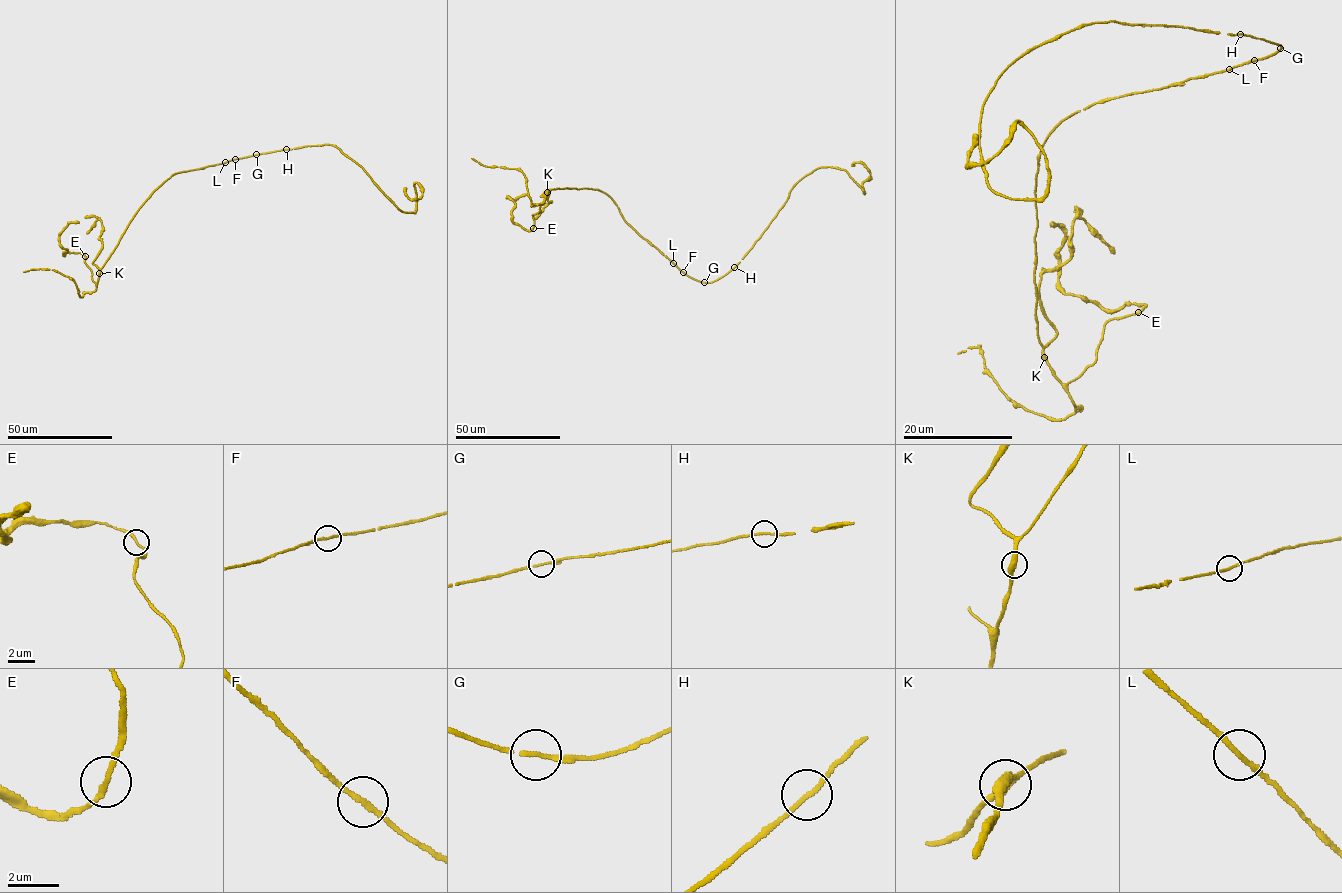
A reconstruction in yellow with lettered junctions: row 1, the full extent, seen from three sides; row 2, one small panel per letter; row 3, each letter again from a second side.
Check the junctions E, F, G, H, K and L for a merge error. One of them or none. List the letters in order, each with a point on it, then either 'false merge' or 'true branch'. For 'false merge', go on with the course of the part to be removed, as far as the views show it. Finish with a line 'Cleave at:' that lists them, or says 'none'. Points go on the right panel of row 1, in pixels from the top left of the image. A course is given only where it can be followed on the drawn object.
E: at (1138, 312); true branch
F: at (1254, 60); true branch
G: at (1280, 48); true branch
H: at (1240, 34); true branch
K: at (1044, 357); true branch
L: at (1229, 69); true branch
Cleave at: none

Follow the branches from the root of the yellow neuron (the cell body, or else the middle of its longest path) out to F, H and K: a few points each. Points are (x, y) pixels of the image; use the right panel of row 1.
F: (1234, 67), (1253, 60)
H: (1234, 67), (1267, 57), (1281, 48), (1277, 43), (1240, 34)
K: (1234, 67), (1098, 101), (1067, 116), (1047, 137), (1039, 153), (1035, 182), (1034, 271), (1036, 334), (1045, 358)

